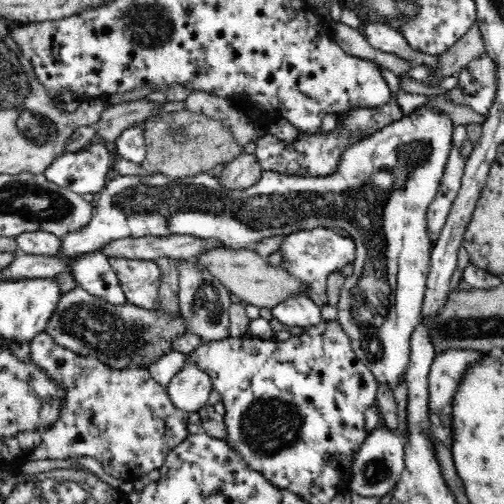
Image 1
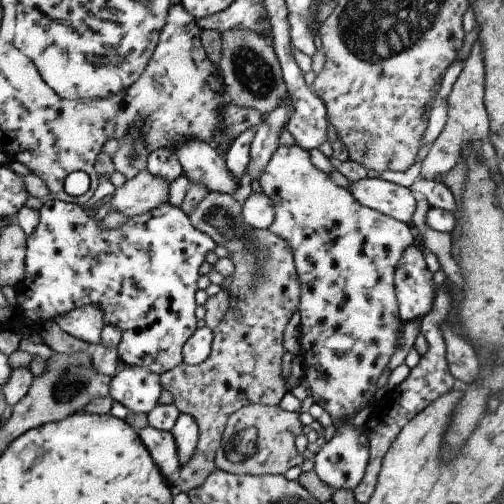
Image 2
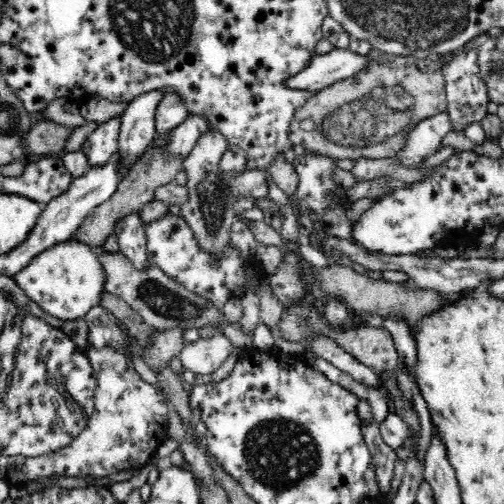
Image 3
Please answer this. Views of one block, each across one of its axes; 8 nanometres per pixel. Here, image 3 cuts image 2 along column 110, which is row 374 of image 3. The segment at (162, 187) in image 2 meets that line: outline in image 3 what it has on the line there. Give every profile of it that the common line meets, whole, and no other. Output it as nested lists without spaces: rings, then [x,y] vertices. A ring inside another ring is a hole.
[[[216,334],[212,338],[200,338],[194,344],[184,346],[178,356],[184,368],[192,370],[196,376],[202,376],[218,370],[234,350],[236,348],[226,336]]]

